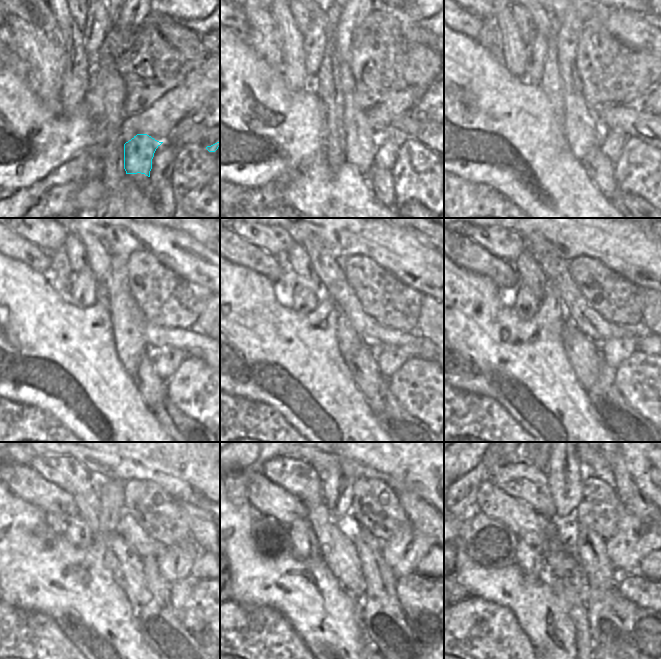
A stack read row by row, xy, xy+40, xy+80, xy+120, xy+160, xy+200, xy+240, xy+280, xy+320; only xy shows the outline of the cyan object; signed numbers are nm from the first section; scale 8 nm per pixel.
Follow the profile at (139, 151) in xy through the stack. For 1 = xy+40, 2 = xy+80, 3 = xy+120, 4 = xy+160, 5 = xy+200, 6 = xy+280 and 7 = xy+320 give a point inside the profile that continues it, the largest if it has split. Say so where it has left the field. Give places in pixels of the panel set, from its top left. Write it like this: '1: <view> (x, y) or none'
1: xy+40 (362, 142)
2: xy+80 (583, 132)
3: xy+120 (133, 334)
4: xy+160 (356, 328)
5: xy+200 (599, 330)
6: xy+280 (348, 525)
7: xy+320 (567, 527)

